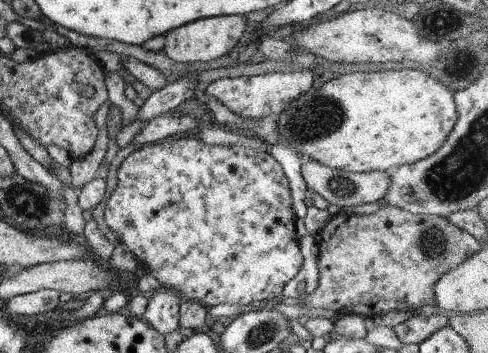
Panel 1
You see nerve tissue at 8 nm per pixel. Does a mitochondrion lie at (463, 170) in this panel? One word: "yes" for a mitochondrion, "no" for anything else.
yes

